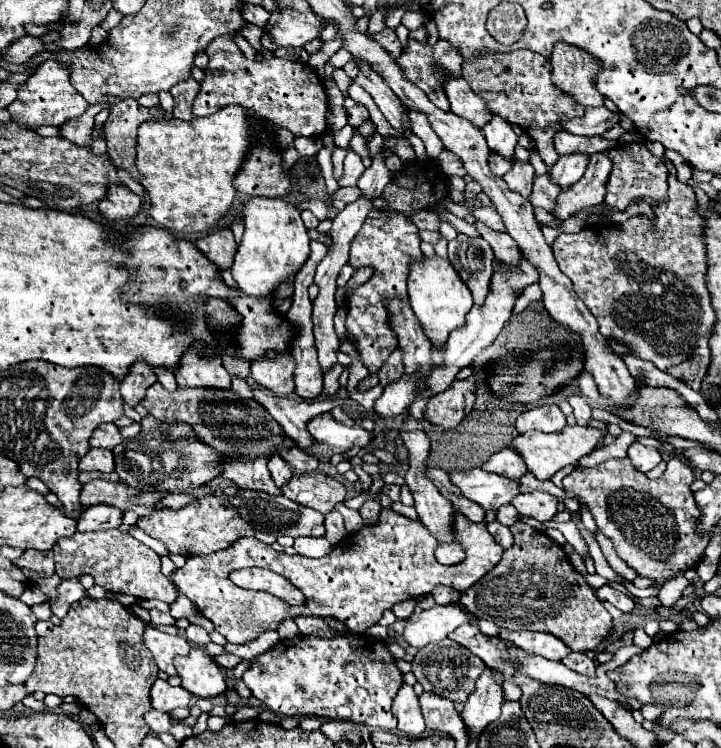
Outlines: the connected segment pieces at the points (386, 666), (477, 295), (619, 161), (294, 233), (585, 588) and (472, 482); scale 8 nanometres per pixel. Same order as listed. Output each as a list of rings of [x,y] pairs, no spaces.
[[[298,635],[278,641],[252,661],[242,681],[258,701],[282,717],[346,719],[386,731],[396,731],[390,705],[404,685],[386,641],[368,635],[336,635],[332,639]]]
[[[458,233],[458,237],[448,243],[448,259],[472,291],[474,303],[482,305],[482,301],[486,301],[486,293],[490,293],[490,281],[494,275],[494,253],[488,243],[480,237],[472,239]]]
[[[618,143],[614,149],[608,151],[614,163],[610,171],[610,179],[606,185],[606,203],[616,207],[618,211],[626,211],[630,199],[634,197],[650,197],[654,201],[666,199],[668,193],[668,169],[664,163],[654,159],[642,143]]]
[[[252,197],[244,205],[244,237],[232,265],[232,277],[240,291],[252,297],[272,295],[280,283],[302,269],[306,257],[310,257],[310,239],[294,205],[266,197]]]
[[[526,523],[510,527],[514,545],[504,551],[500,563],[476,585],[462,593],[462,607],[476,619],[488,619],[510,631],[548,631],[564,641],[572,651],[594,651],[612,635],[614,621],[604,609],[586,579],[572,569],[560,545],[550,541]]]
[[[468,469],[468,471],[456,471],[450,473],[450,481],[460,487],[464,497],[476,501],[484,509],[498,509],[500,505],[506,505],[514,499],[514,495],[520,495],[520,483],[510,481],[508,477],[498,477],[498,473],[486,473],[484,469]]]

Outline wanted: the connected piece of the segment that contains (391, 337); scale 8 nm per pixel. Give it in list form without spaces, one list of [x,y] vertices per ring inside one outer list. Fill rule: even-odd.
[[[372,209],[354,237],[349,252],[349,264],[354,269],[370,267],[374,275],[352,289],[348,295],[348,313],[346,313],[346,329],[352,335],[354,347],[358,351],[360,361],[366,365],[370,373],[378,373],[378,369],[386,363],[386,359],[398,349],[398,335],[390,325],[390,309],[388,301],[408,301],[406,279],[410,271],[410,261],[422,261],[424,253],[420,251],[420,235],[418,229],[408,221],[406,215],[394,213],[394,217],[386,217],[380,209]]]

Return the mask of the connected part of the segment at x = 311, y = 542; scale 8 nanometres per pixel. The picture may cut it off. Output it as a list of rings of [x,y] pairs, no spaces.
[[[300,537],[294,541],[294,549],[296,553],[304,555],[304,557],[310,557],[310,559],[318,559],[318,557],[324,557],[326,553],[332,551],[332,545],[324,539],[324,537]]]

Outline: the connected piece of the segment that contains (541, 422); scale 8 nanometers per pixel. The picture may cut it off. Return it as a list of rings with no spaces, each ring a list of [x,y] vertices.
[[[538,405],[538,407],[526,409],[516,419],[518,433],[526,433],[530,429],[554,433],[554,431],[560,431],[564,425],[566,425],[566,417],[558,405]]]

